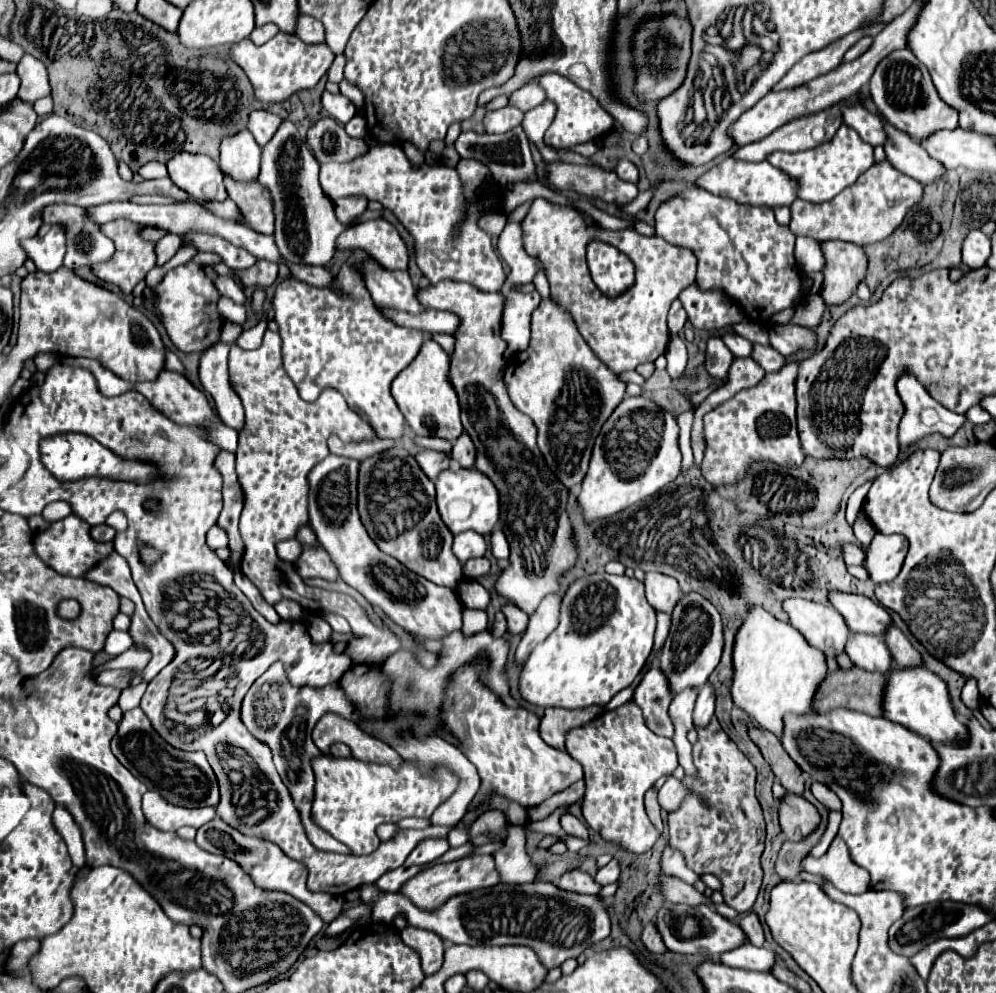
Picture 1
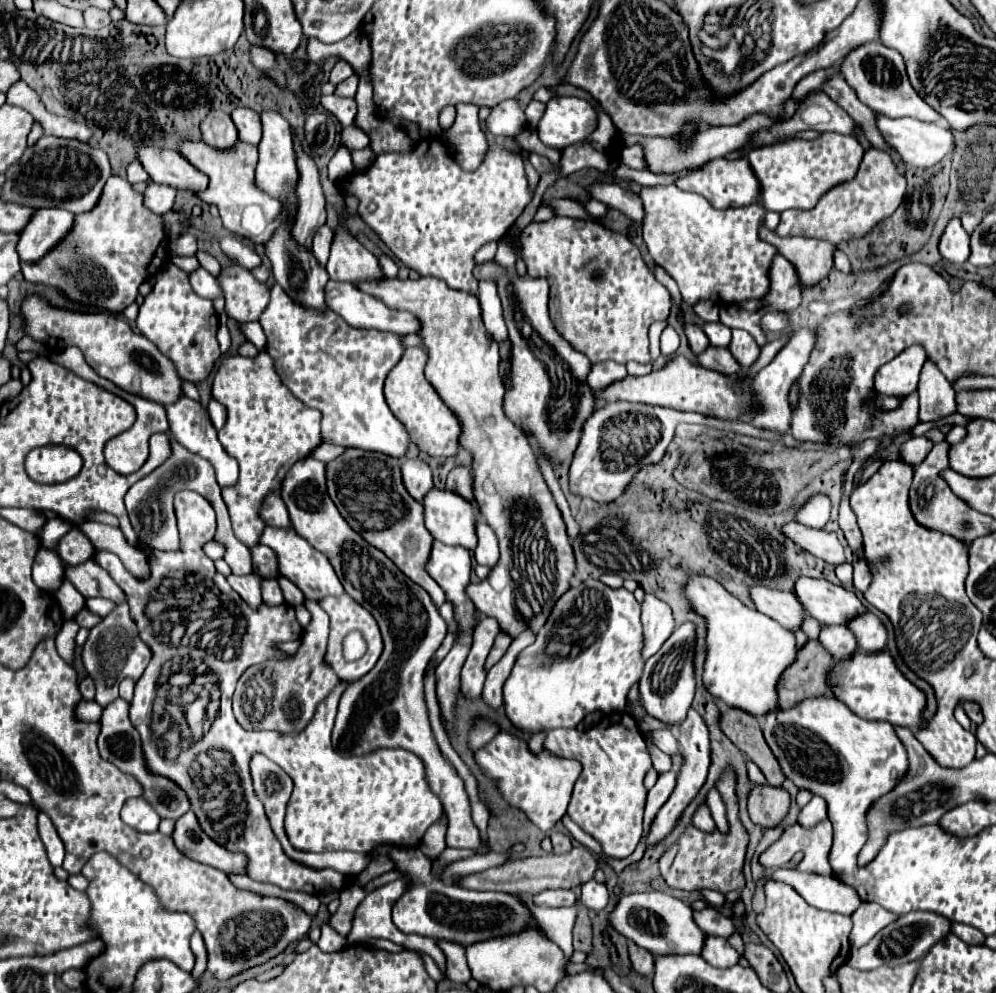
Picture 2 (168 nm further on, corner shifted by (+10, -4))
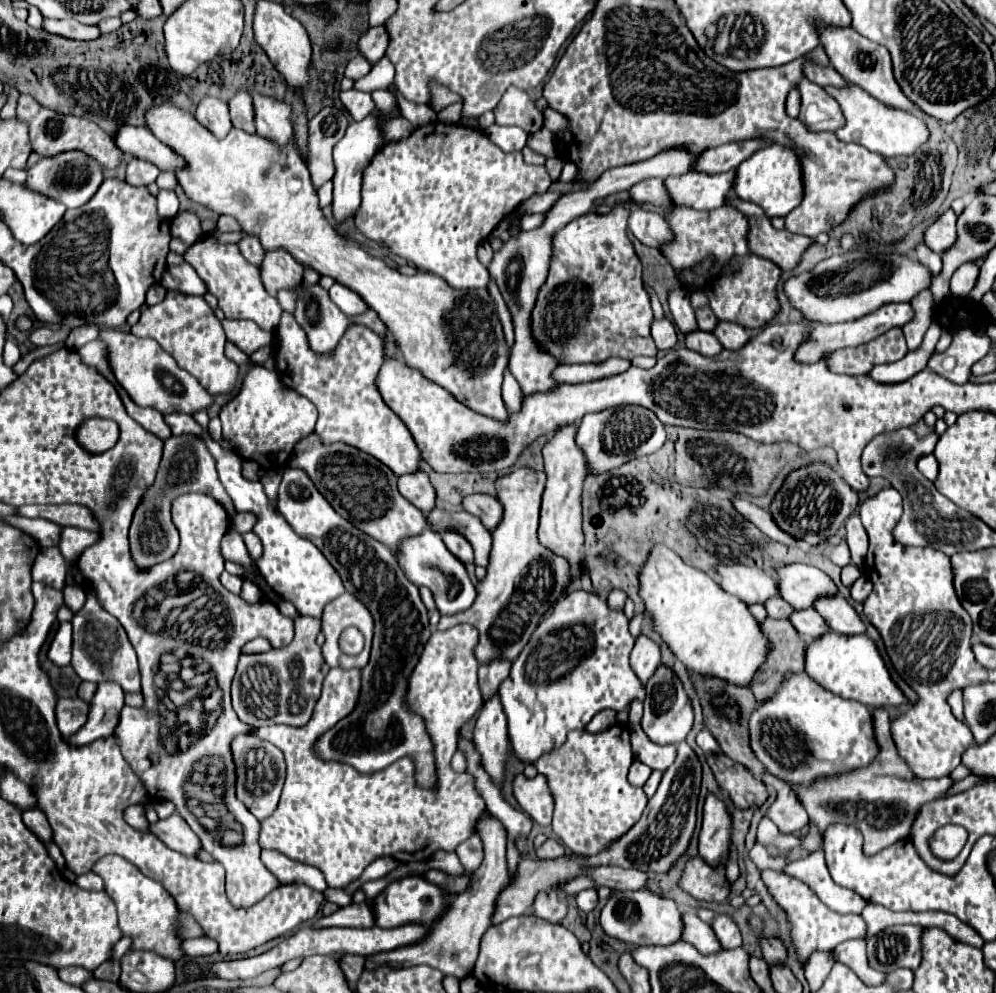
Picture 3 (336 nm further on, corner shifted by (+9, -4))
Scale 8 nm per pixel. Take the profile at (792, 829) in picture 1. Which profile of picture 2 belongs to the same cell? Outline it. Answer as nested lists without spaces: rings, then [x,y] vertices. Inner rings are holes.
[[[755,785],[749,793],[749,817],[763,829],[779,825],[789,813],[789,793],[783,787]]]

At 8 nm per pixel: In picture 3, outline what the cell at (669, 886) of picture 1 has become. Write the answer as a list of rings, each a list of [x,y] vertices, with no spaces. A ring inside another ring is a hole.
[[[762,939],[762,953],[768,965],[784,965],[786,963],[786,945],[778,939]]]

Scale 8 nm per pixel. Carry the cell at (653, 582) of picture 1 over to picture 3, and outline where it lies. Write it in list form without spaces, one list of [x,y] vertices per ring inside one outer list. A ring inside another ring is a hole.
[[[640,635],[636,639],[634,649],[632,649],[630,665],[632,665],[634,673],[638,675],[638,679],[642,681],[642,685],[646,687],[648,679],[654,675],[654,671],[660,665],[660,647],[658,647],[658,643],[654,643],[652,639]]]

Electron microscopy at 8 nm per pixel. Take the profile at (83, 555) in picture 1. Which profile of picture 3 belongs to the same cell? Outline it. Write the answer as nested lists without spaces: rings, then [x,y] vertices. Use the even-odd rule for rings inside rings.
[[[58,547],[42,549],[32,567],[32,579],[42,581],[54,589],[62,589],[66,584],[69,563],[62,557]]]

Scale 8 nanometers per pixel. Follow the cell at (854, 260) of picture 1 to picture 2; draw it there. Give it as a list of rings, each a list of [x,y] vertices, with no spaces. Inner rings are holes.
[[[761,227],[761,239],[773,243],[779,255],[795,265],[805,287],[817,285],[819,281],[829,277],[833,269],[835,245],[831,245],[829,241],[809,237],[777,237],[775,231],[769,231],[765,227]]]

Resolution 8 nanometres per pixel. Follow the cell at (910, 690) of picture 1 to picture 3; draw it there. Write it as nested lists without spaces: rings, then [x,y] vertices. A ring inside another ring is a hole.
[[[828,631],[806,647],[804,659],[806,659],[804,661],[806,673],[834,695],[860,701],[868,707],[884,707],[884,705],[900,707],[906,703],[906,697],[890,679],[890,673],[874,641],[868,639],[866,635],[838,635],[834,631]]]

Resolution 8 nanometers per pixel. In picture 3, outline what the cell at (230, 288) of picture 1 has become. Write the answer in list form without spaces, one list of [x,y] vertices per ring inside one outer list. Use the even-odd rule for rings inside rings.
[[[188,263],[168,267],[162,275],[162,287],[166,287],[168,291],[178,291],[186,295],[204,295],[206,293],[202,279]]]

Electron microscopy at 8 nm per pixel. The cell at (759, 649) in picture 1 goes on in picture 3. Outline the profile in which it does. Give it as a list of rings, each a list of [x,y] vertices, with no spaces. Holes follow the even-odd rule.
[[[656,543],[638,573],[638,595],[644,601],[644,617],[652,619],[654,631],[696,675],[712,675],[734,685],[750,685],[758,665],[766,659],[768,641],[750,615],[748,605],[720,589],[712,577],[688,567],[672,549]]]

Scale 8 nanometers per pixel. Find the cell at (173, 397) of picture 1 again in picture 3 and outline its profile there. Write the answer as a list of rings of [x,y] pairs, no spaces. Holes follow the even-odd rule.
[[[172,413],[172,415],[166,415],[164,421],[172,429],[172,435],[200,433],[200,437],[206,437],[206,445],[208,445],[210,453],[214,453],[214,457],[216,457],[220,481],[222,481],[224,489],[228,491],[228,495],[232,497],[232,503],[234,503],[236,511],[250,511],[250,513],[256,515],[254,533],[260,537],[262,547],[264,547],[262,557],[256,559],[258,571],[262,573],[262,577],[266,579],[266,583],[272,587],[272,591],[276,595],[280,595],[284,601],[290,601],[300,615],[308,615],[308,617],[320,619],[324,607],[346,591],[344,585],[342,585],[340,575],[336,573],[336,569],[328,563],[328,559],[318,551],[316,545],[312,545],[310,541],[306,541],[300,535],[296,535],[290,529],[290,525],[286,523],[286,519],[268,501],[268,497],[266,497],[260,481],[248,481],[248,479],[242,477],[240,457],[234,455],[232,451],[222,449],[216,441],[212,441],[208,437],[208,433],[194,421],[194,417],[186,417],[182,413]]]

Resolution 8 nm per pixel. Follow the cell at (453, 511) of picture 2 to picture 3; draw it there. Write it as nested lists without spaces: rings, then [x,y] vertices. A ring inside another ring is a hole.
[[[442,533],[442,539],[448,547],[448,551],[458,557],[464,565],[474,563],[474,551],[470,549],[470,543],[464,537],[458,537],[458,533]]]

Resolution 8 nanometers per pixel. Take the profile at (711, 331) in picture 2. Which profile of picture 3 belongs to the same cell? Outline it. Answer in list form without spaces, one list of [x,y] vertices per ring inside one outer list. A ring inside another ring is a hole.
[[[700,307],[700,309],[696,309],[696,323],[698,323],[698,329],[712,331],[714,325],[718,323],[718,319],[714,317],[710,307]]]

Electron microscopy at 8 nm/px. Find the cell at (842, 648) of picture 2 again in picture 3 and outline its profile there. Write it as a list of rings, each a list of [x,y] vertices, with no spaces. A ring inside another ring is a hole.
[[[794,609],[788,617],[788,621],[794,625],[794,629],[798,631],[800,639],[810,643],[812,637],[820,637],[822,633],[830,631],[826,629],[826,623],[818,617],[818,613],[814,613],[814,609]]]

